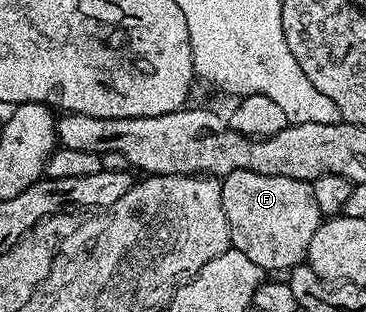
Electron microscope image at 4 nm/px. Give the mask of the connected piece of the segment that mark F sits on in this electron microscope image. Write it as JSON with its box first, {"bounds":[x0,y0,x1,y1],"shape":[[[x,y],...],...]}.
{"bounds":[221,170,324,272],"shape":[[[247,170],[232,172],[221,183],[233,249],[249,254],[252,264],[260,264],[264,272],[288,272],[306,262],[308,244],[312,244],[312,236],[316,236],[316,228],[324,218],[316,208],[311,183],[292,180],[292,176],[260,176],[260,172]]]}

